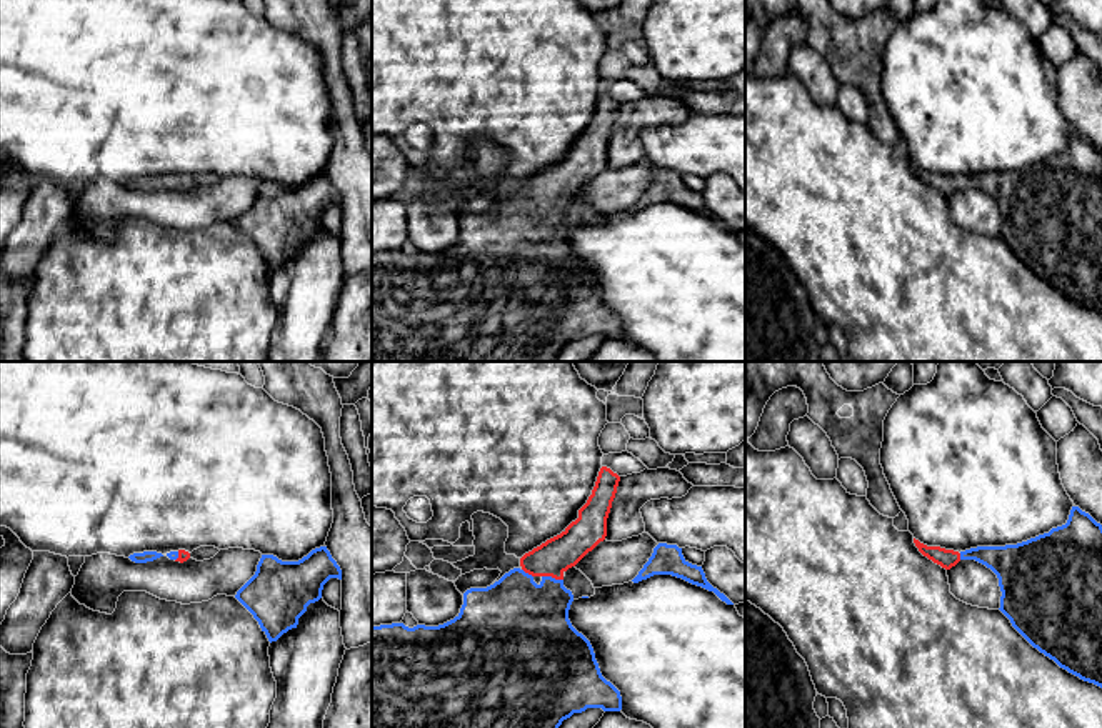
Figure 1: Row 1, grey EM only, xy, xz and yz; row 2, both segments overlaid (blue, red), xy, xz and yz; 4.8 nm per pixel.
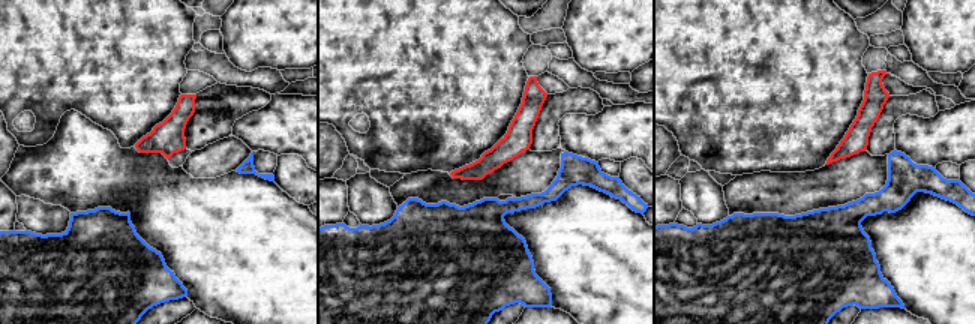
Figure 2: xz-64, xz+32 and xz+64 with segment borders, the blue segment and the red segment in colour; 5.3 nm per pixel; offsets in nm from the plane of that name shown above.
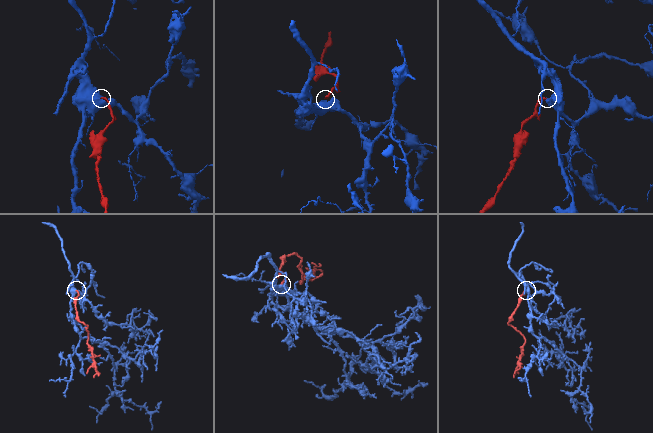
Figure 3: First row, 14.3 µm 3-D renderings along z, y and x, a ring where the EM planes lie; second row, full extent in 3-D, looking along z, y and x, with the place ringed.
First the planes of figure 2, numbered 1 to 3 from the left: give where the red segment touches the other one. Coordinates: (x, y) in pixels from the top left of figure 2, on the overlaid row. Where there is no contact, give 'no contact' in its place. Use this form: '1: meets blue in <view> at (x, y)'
1: no contact
2: no contact
3: no contact

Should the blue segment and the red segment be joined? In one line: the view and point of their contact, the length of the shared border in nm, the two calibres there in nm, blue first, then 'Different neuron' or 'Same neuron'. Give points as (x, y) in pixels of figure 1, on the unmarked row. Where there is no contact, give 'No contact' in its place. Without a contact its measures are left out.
Touches blue at xz (550, 204). Shared border 110 nm. Thickness 380 nm (blue) against 170 nm. Same neuron

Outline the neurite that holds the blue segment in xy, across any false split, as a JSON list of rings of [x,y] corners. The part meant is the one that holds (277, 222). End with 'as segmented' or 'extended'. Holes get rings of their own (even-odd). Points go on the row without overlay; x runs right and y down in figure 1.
[[[327,173],[312,177],[298,188],[262,182],[255,202],[235,225],[253,242],[268,268],[297,255],[310,230],[322,225],[330,205],[342,207],[342,197]]] | as segmented

